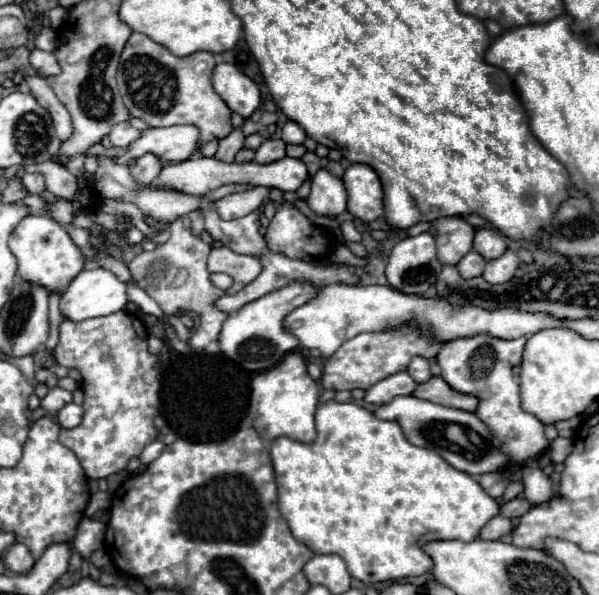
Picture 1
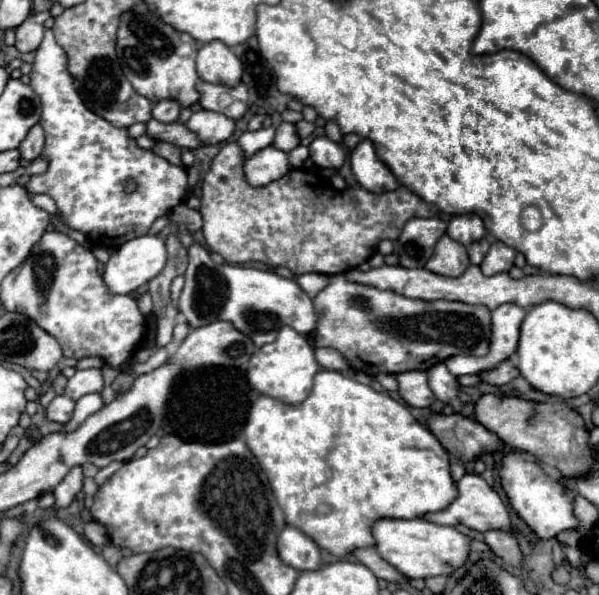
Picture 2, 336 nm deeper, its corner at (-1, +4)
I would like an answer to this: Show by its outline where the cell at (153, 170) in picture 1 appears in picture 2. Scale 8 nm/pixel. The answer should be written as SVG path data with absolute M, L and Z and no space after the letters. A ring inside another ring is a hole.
M160 99L152 109L152 117L162 123L174 123L180 115L180 103L176 99Z

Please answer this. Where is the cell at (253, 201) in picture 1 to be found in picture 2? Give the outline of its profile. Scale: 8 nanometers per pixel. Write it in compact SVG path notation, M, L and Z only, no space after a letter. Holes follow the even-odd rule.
M268 145L260 151L256 151L252 157L244 163L244 173L250 185L268 185L276 179L280 179L284 173L290 171L288 153L276 149L274 145Z

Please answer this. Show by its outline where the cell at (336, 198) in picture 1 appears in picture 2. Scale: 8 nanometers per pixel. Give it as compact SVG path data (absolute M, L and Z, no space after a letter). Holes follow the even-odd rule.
M324 135L324 137L316 137L310 143L310 159L318 167L324 167L324 169L340 169L342 163L344 163L344 159L346 159L346 153L344 153L342 145L334 143L332 139L328 139Z

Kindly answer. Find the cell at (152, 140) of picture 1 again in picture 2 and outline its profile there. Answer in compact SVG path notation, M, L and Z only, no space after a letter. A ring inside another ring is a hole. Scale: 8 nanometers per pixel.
M196 111L188 119L188 129L192 129L204 145L216 145L226 141L236 127L236 121L216 111Z

